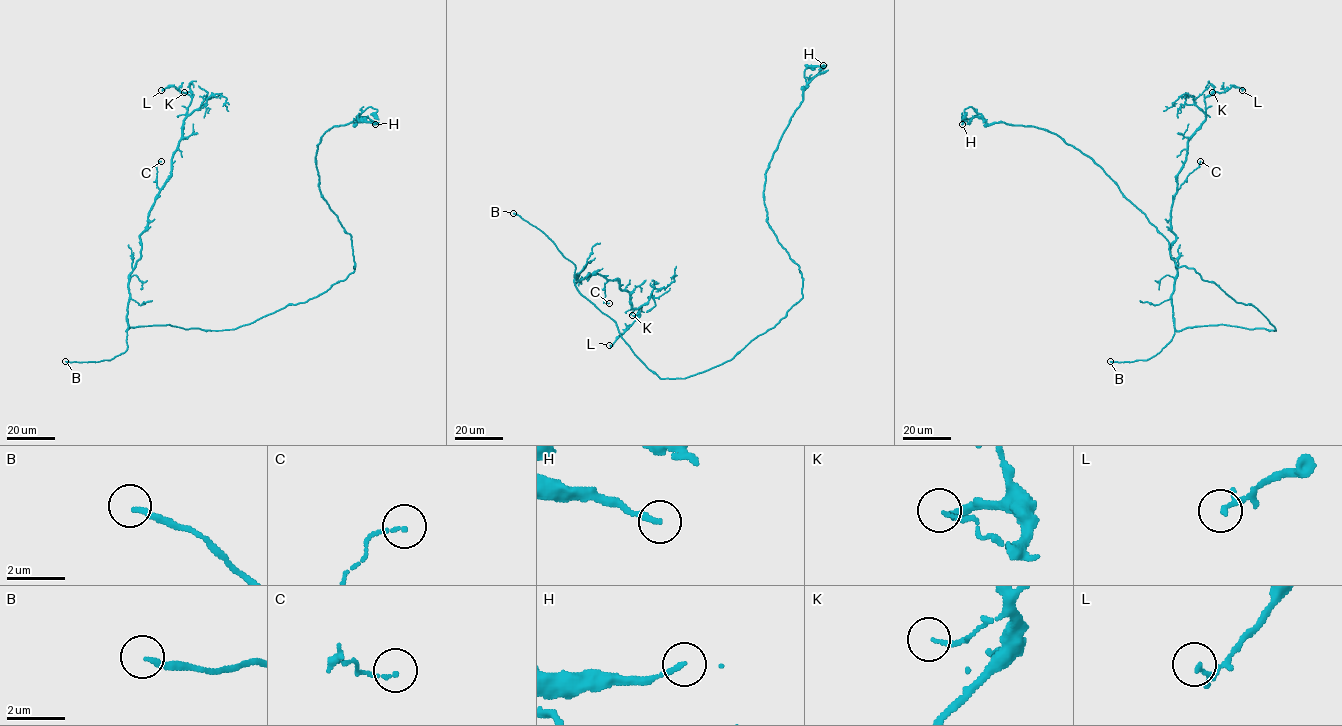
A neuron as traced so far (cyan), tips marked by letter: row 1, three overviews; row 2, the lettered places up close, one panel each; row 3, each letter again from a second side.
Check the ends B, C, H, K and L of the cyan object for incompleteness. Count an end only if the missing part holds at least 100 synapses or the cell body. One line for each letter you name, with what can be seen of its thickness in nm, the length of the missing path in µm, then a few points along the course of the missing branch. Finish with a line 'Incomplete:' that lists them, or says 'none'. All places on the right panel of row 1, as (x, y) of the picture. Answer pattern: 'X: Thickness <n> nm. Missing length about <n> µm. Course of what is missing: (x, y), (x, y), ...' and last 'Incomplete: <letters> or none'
B: Thickness 190 nm. Missing length about 15 µm
Incomplete: B

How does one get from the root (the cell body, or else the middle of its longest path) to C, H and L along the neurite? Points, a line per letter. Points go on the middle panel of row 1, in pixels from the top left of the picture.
C: (691, 375), (653, 373), (616, 323), (579, 292), (574, 276), (602, 275), (609, 303)
H: (691, 375), (732, 359), (802, 297), (799, 266), (767, 221), (764, 184), (802, 101), (804, 71), (823, 65)
L: (691, 375), (653, 373), (616, 323), (579, 292), (576, 274), (618, 280), (630, 306), (639, 307), (609, 345)

